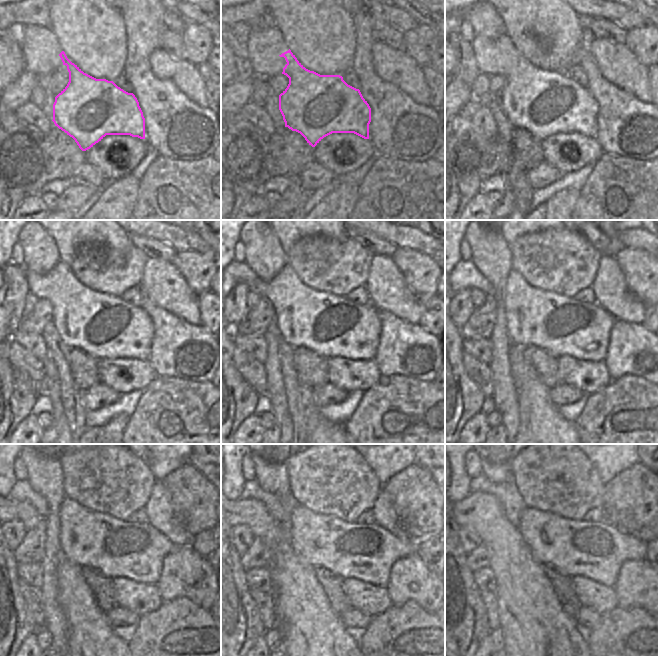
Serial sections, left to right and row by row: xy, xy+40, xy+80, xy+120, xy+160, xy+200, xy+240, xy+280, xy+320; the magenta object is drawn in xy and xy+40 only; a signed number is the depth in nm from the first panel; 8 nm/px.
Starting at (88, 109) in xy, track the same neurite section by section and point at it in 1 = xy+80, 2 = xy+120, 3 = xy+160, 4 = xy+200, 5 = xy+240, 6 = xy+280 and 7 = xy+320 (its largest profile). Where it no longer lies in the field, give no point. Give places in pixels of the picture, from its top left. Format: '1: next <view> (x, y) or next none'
1: next xy+80 (544, 103)
2: next xy+120 (106, 327)
3: next xy+160 (332, 326)
4: next xy+200 (561, 325)
5: next xy+240 (117, 548)
6: next xy+280 (366, 552)
7: next xy+320 (596, 551)

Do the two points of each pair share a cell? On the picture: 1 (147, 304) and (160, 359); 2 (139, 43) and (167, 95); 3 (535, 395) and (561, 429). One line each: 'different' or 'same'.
1: same
2: same
3: same

